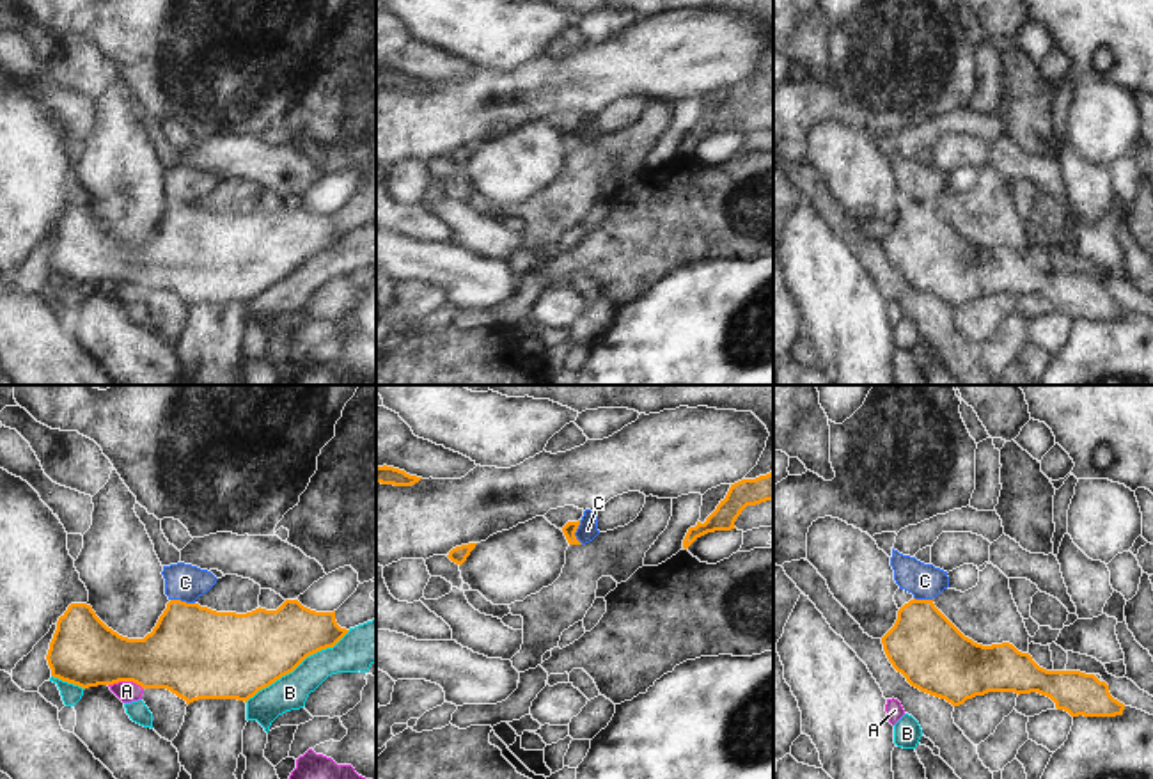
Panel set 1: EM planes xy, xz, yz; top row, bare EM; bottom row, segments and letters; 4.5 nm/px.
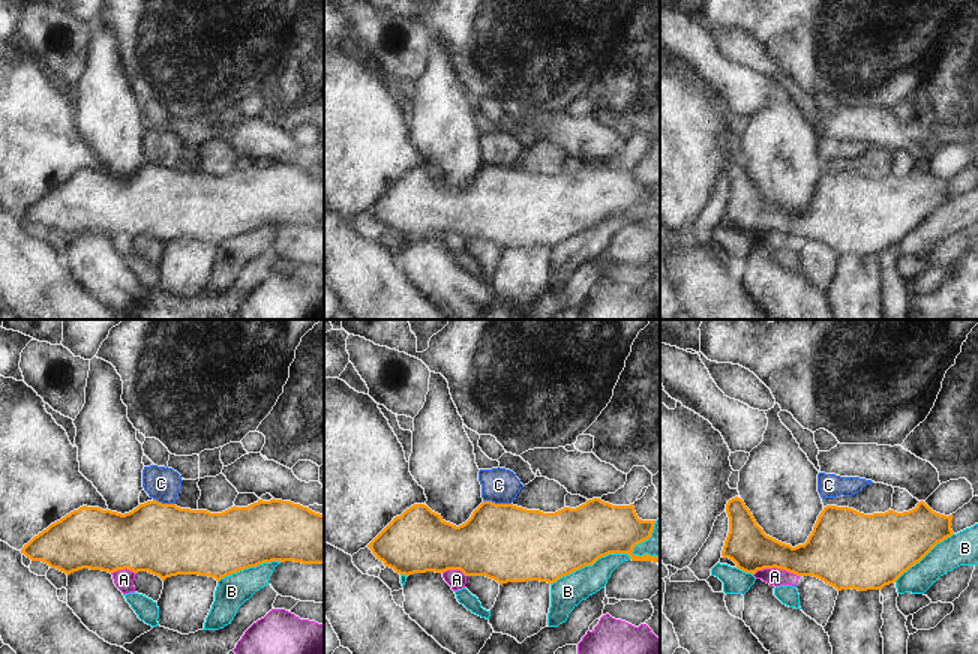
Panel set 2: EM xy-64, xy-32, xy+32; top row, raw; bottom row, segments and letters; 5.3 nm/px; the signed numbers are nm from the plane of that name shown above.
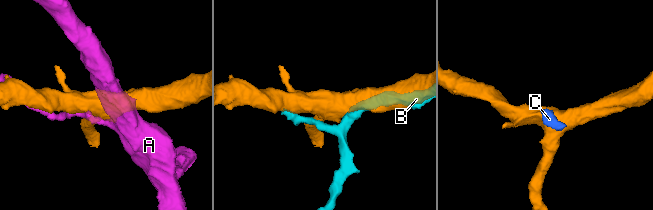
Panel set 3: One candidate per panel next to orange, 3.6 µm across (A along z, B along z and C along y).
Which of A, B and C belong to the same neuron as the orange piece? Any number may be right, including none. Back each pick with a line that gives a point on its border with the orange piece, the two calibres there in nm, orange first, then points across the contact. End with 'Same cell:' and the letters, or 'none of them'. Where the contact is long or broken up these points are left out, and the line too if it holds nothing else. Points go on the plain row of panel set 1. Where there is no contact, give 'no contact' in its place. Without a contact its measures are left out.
Same cell: none of them

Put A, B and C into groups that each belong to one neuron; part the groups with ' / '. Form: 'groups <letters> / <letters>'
groups A / B / C

